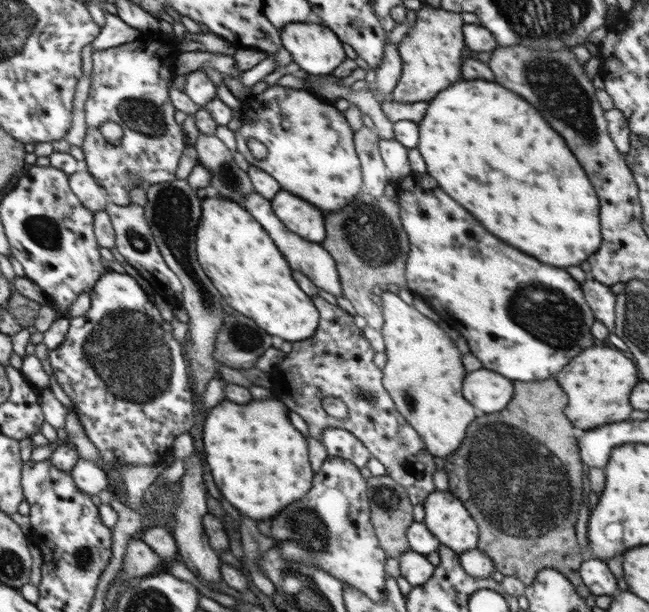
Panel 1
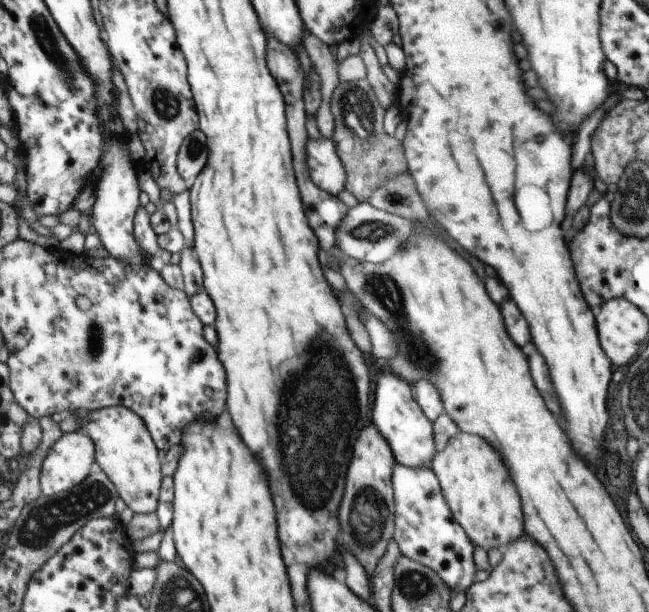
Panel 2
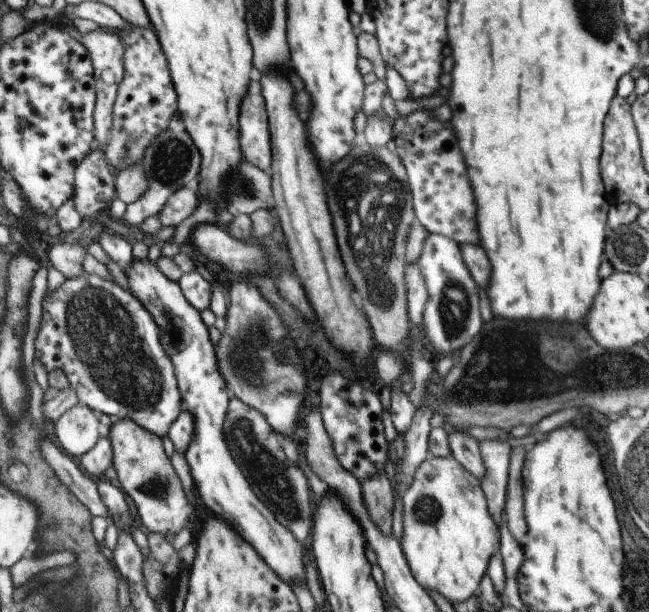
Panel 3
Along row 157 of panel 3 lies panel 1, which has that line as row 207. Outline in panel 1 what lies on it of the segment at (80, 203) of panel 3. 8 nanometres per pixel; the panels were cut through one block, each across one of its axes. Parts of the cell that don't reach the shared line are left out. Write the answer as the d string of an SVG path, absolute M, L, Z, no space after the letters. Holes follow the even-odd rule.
M76 171L69 176L69 185L84 207L92 212L105 210L109 194L92 173Z

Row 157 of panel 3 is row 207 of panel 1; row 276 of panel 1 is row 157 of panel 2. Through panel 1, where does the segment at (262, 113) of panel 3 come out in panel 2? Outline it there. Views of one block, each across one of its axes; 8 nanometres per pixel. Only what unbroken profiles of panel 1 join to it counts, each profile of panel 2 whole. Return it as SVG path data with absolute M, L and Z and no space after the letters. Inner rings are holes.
M322 137L308 141L308 168L310 178L324 192L337 196L345 190L346 171L332 139Z

